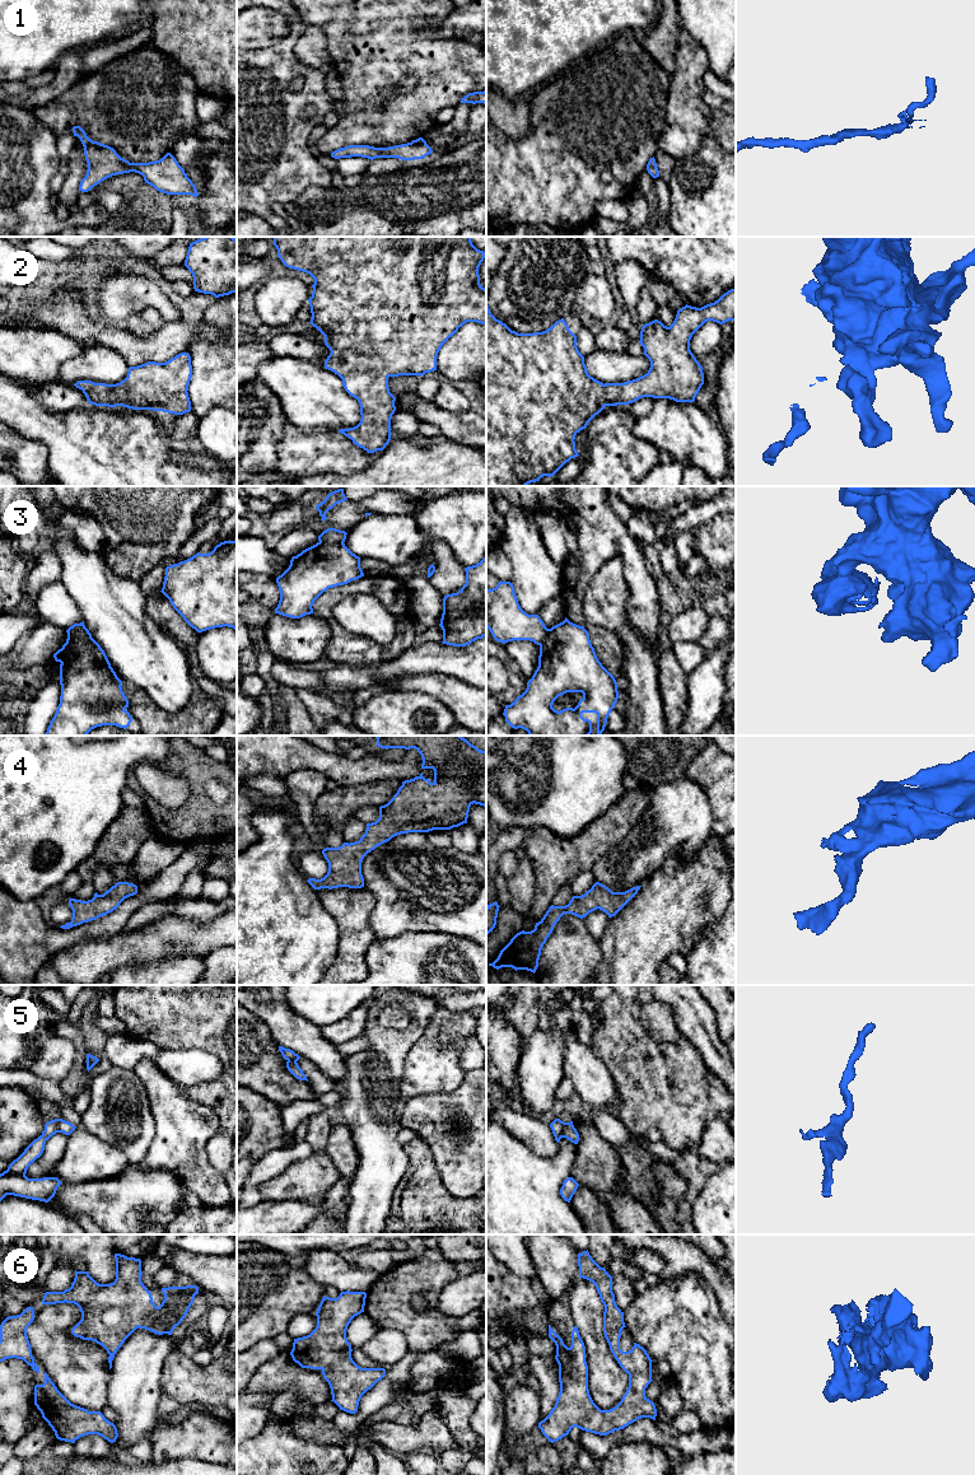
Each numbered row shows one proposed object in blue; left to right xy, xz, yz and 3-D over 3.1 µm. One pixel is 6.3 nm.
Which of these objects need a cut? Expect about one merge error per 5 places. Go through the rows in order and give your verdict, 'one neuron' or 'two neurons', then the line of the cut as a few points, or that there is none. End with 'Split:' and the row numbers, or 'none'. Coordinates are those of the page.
1: one neuron; no cut
2: one neuron; no cut
3: two neurons; cut in xy along (68, 634), (79, 639), (91, 638)
4: one neuron; no cut
5: one neuron; no cut
6: one neuron; no cut
Split: 3

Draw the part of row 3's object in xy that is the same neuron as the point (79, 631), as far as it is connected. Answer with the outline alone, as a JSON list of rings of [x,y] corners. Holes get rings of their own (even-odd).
[[[84,621],[80,624],[74,624],[66,630],[67,635],[73,636],[74,639],[85,640],[90,639],[92,634],[85,627]]]

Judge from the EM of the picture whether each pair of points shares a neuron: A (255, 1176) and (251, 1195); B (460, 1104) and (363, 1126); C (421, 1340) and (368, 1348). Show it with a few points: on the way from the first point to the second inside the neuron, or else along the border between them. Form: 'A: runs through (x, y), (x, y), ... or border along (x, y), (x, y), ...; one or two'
A: runs through (253, 1181), (251, 1190); one
B: border along (406, 1101), (402, 1109), (401, 1126); two
C: border along (379, 1329), (397, 1329), (405, 1336), (409, 1350); two

